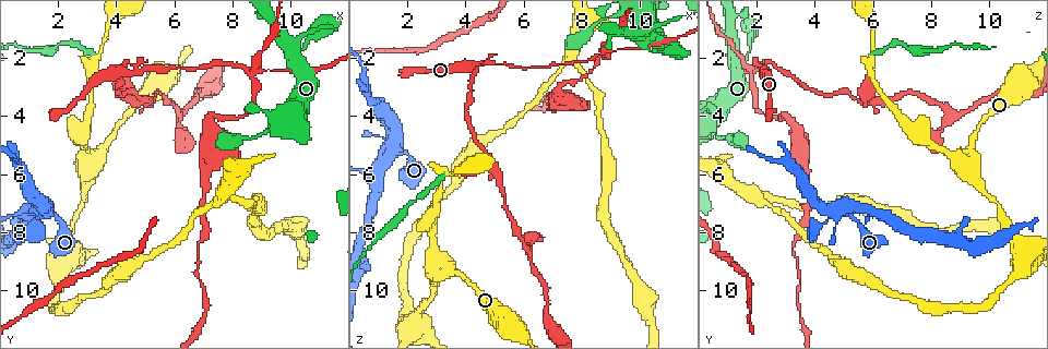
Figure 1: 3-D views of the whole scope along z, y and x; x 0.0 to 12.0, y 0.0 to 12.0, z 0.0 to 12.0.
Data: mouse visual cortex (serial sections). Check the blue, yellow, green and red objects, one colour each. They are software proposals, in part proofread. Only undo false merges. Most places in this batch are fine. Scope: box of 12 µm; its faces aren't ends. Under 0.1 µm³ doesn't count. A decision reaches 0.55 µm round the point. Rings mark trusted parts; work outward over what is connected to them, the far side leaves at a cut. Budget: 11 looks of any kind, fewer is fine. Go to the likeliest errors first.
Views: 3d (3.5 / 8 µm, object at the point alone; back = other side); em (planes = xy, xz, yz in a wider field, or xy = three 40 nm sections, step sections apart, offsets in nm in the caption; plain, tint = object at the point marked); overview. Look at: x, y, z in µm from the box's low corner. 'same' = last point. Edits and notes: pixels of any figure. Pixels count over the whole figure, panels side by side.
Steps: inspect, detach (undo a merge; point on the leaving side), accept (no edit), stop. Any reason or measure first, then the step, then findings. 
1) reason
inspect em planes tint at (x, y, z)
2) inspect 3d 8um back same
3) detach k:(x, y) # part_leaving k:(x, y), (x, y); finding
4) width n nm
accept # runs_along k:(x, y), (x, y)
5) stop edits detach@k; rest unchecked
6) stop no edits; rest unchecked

three arms meet
inspect 3d 3.5um back at (4.2, 2.5, 2.2)

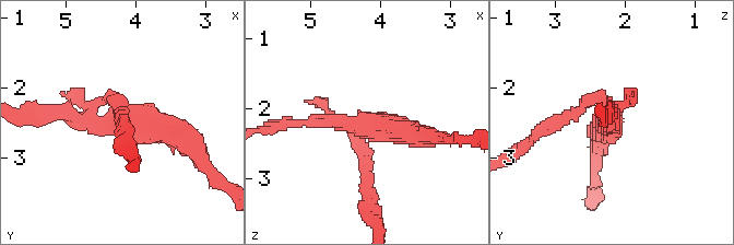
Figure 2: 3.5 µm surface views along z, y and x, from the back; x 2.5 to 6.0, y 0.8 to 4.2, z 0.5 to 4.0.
arms 3; arm_widths 200, 200, 300 nm; shape alone is not enough
inspect em planes tint same

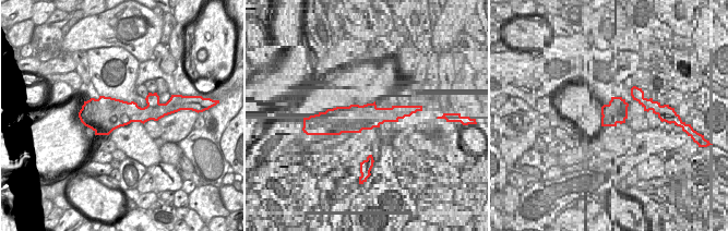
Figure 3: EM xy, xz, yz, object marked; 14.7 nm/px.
detach 2:(365, 162) # two cells meet here

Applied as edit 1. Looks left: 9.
narrows sharply
inspect 3d 3.5um at (8.7, 2.4, 1.9)

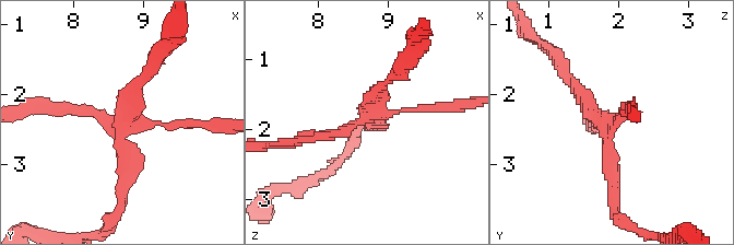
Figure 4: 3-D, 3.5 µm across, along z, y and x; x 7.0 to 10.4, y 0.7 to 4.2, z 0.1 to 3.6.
arms 4; arm_widths 100, 150, 150, 200 nm; need the tissue
inspect em xy step 2 tint at (8.60, 2.50, 1.90)

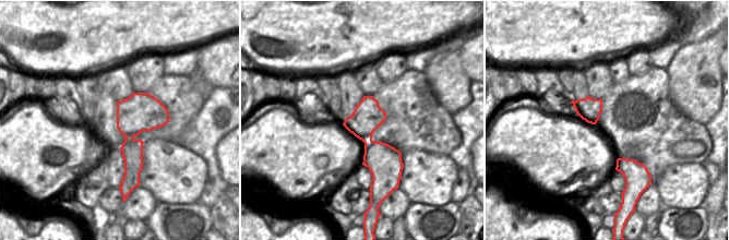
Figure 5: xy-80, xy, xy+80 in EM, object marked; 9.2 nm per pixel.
detach 4:(132, 86) # part_leaving 4:(122, 140), (129, 177), (106, 228); two cells meet here

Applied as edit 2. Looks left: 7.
thin neck
inspect 3d 3.5um at (1.7, 7.3, 5.2)

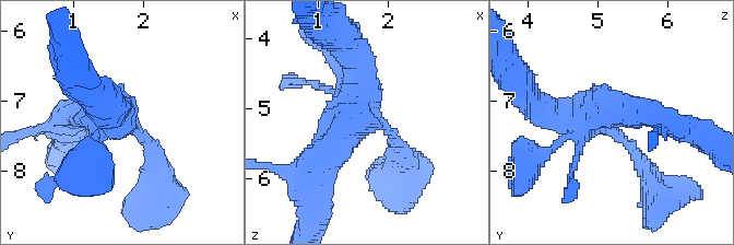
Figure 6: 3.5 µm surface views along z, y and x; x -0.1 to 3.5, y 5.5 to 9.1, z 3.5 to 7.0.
need the tissue
inspect em planes tint at (1.80, 7.35, 5.15)

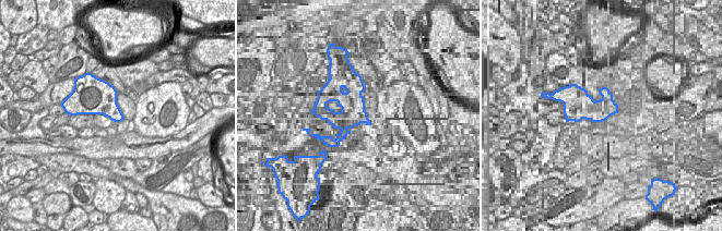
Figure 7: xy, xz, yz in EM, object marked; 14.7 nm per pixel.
inspect em xy step 2 tint same

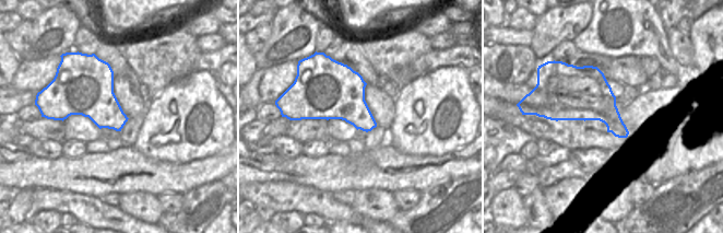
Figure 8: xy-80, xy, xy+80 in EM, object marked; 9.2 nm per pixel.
arms 4; arm_widths 200, 200, 350, 400 nm
accept # runs_along 6:(160, 174), (145, 137), (113, 109), (79, 114); all the same cell

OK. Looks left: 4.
sharp bend
inspect 3d 3.5um at (7.7, 6.9, 2.1)

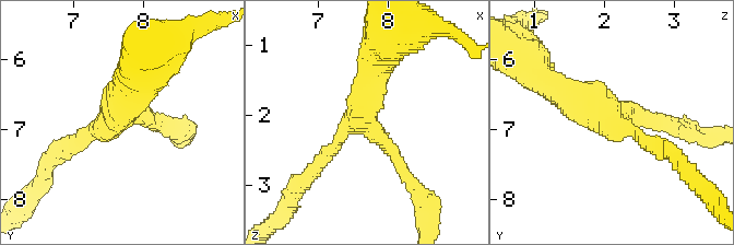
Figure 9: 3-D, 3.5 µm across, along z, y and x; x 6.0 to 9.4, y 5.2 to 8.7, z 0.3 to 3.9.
inspect em xy step 2 tint at (7.70, 6.85, 2.10)

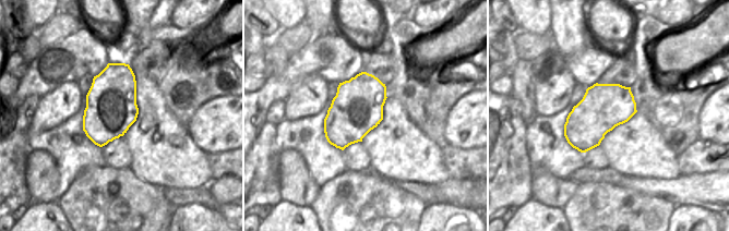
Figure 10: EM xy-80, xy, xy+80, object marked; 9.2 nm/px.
width 460 nm
accept # runs_along 9:(72, 148), (129, 112), (160, 125); continuous, no second cell

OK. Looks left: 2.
stop edits detach@2, detach@4; rest unchecked

